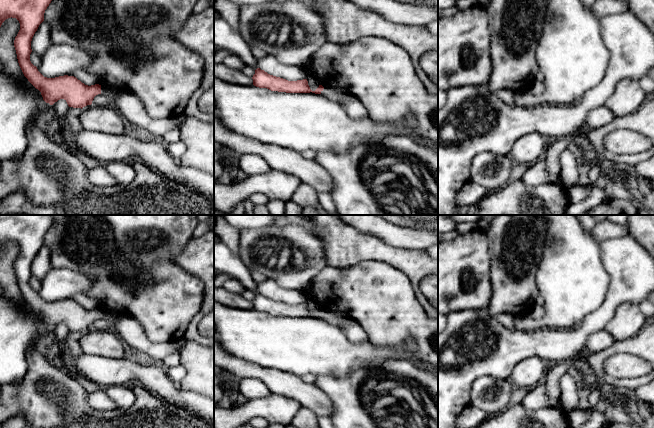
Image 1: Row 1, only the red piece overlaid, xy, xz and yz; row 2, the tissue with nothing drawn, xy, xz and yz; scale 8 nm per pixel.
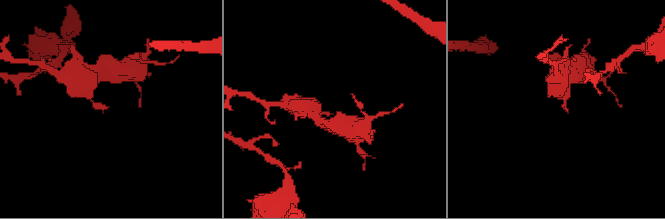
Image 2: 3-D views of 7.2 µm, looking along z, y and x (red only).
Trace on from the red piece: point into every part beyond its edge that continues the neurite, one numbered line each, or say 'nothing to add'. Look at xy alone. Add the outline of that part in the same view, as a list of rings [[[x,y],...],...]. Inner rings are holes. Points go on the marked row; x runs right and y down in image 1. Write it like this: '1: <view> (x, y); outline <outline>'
1: xy (113, 93); outline [[[101,85],[101,94],[108,95],[108,96],[111,97],[112,106],[114,105],[114,102],[115,102],[116,98],[122,92],[124,92],[124,91],[121,91],[119,89],[112,89],[112,88],[107,87],[105,85]]]

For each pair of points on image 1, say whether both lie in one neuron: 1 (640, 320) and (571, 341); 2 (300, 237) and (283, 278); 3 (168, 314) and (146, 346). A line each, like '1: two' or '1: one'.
1: two
2: one
3: two

